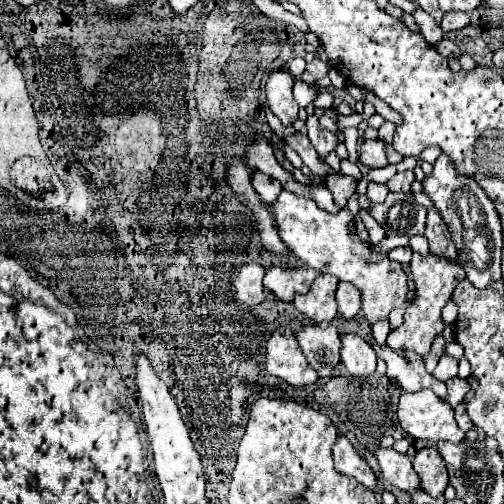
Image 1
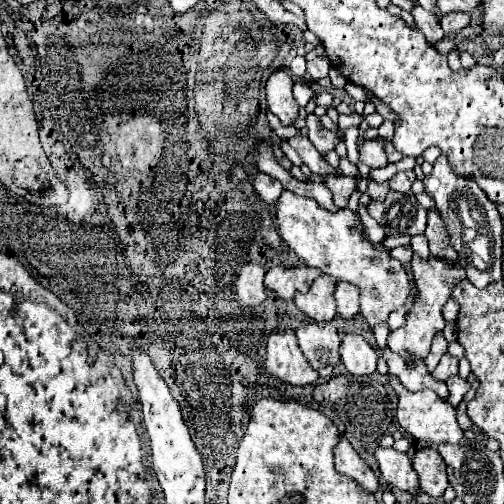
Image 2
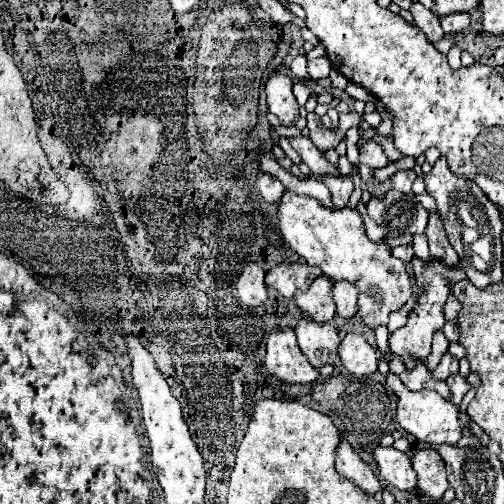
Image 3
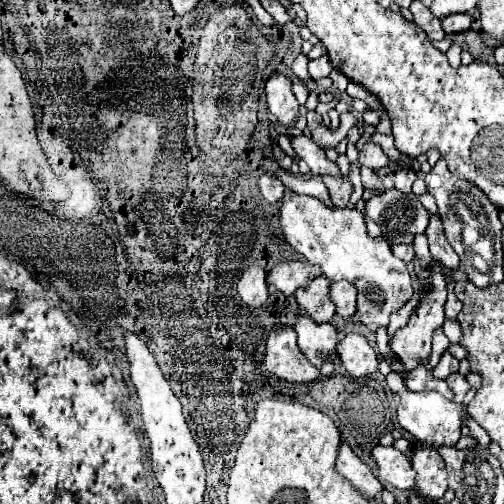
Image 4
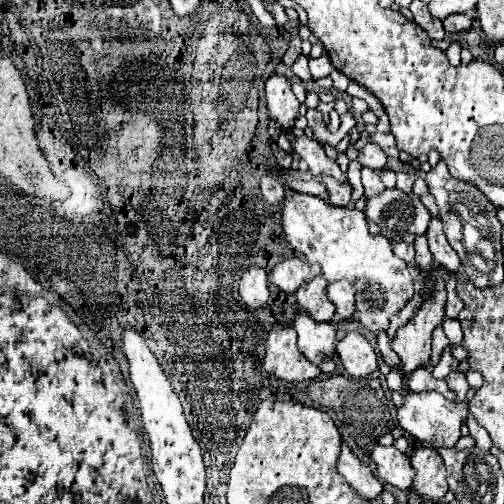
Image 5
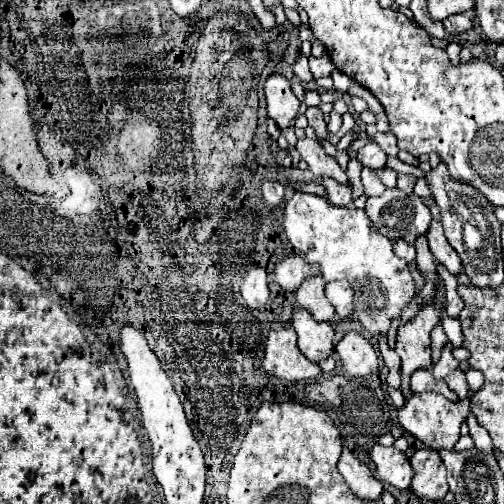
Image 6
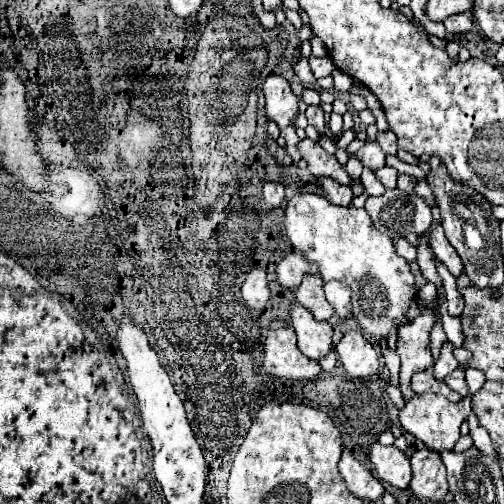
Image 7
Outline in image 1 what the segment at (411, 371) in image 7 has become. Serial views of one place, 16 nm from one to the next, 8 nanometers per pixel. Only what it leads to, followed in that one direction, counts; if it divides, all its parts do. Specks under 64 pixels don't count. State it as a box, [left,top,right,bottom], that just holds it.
[386,256,464,356]

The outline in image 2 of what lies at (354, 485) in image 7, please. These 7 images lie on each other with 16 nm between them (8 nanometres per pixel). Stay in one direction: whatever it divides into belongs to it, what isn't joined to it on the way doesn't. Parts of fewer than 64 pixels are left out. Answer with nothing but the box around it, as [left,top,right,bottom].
[334,438,380,494]

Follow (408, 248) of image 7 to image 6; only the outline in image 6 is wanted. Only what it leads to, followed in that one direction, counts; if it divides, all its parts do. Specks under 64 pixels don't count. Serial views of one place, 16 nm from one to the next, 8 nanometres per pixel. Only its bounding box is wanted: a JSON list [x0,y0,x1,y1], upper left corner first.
[394,238,416,264]

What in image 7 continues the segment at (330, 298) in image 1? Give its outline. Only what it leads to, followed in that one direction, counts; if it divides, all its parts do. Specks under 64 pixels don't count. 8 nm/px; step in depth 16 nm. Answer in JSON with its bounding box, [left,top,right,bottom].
[296,274,334,320]

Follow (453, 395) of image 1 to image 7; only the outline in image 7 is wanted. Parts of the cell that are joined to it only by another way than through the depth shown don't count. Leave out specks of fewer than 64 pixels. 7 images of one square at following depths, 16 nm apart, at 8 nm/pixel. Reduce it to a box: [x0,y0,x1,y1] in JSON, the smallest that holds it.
[444,368,468,396]

